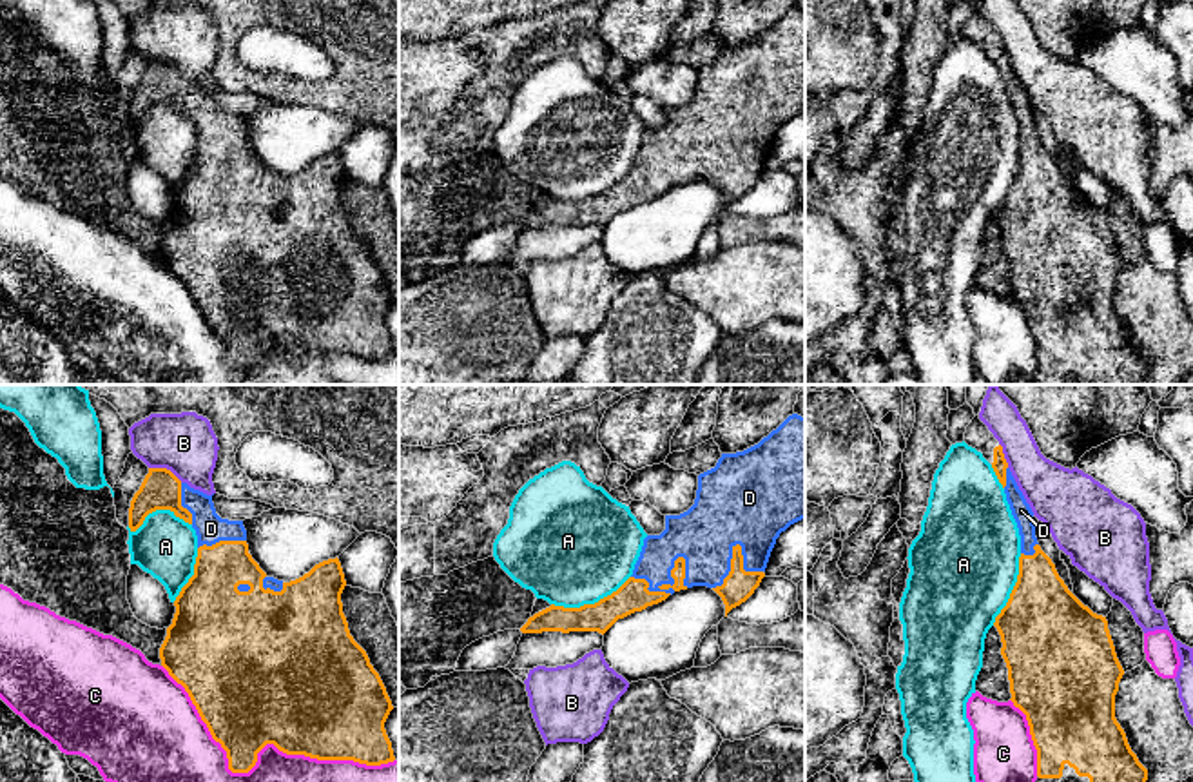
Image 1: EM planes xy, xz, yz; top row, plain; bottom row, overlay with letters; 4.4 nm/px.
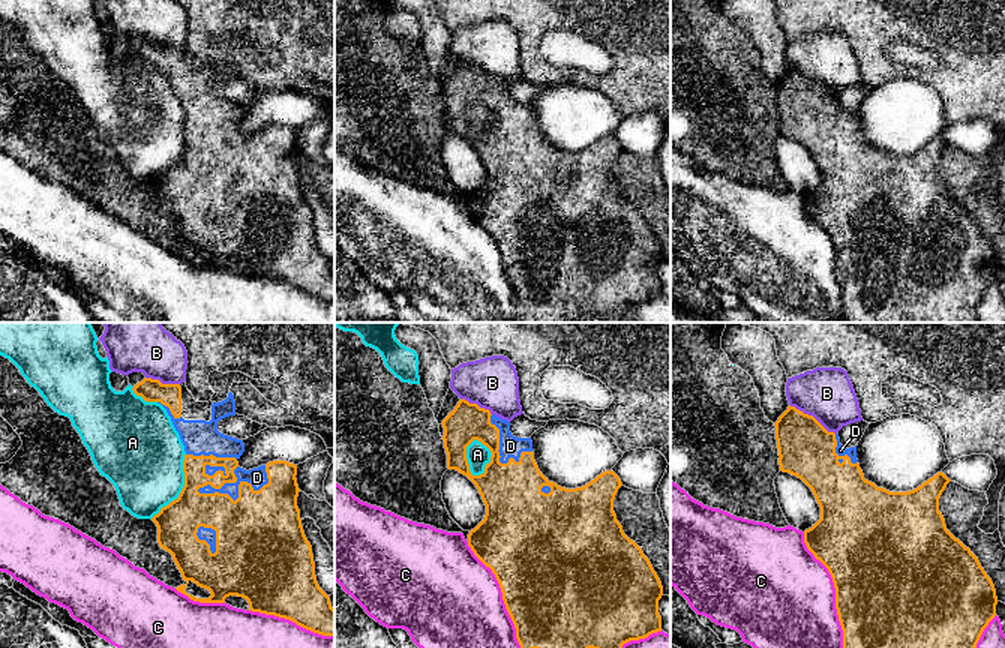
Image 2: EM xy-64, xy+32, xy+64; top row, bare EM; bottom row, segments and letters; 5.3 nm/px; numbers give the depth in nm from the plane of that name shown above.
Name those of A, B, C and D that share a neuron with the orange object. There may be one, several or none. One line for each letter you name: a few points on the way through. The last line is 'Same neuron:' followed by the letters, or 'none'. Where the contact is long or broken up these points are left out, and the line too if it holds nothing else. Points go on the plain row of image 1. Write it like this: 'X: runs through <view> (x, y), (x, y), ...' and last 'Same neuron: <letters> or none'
Same neuron: D

